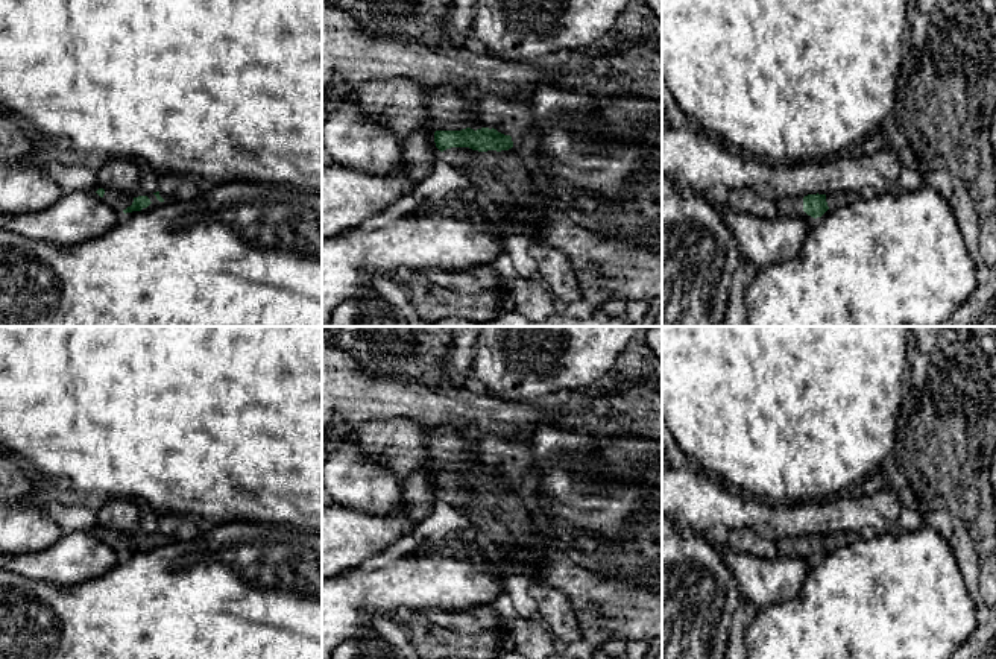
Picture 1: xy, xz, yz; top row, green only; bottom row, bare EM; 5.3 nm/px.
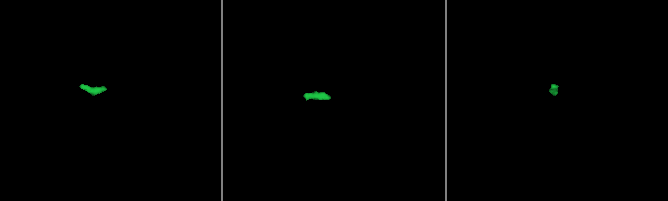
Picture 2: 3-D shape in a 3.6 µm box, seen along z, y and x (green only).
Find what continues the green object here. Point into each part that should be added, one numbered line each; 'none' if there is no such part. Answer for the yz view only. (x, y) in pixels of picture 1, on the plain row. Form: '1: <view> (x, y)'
1: yz (837, 539)
2: yz (788, 545)

